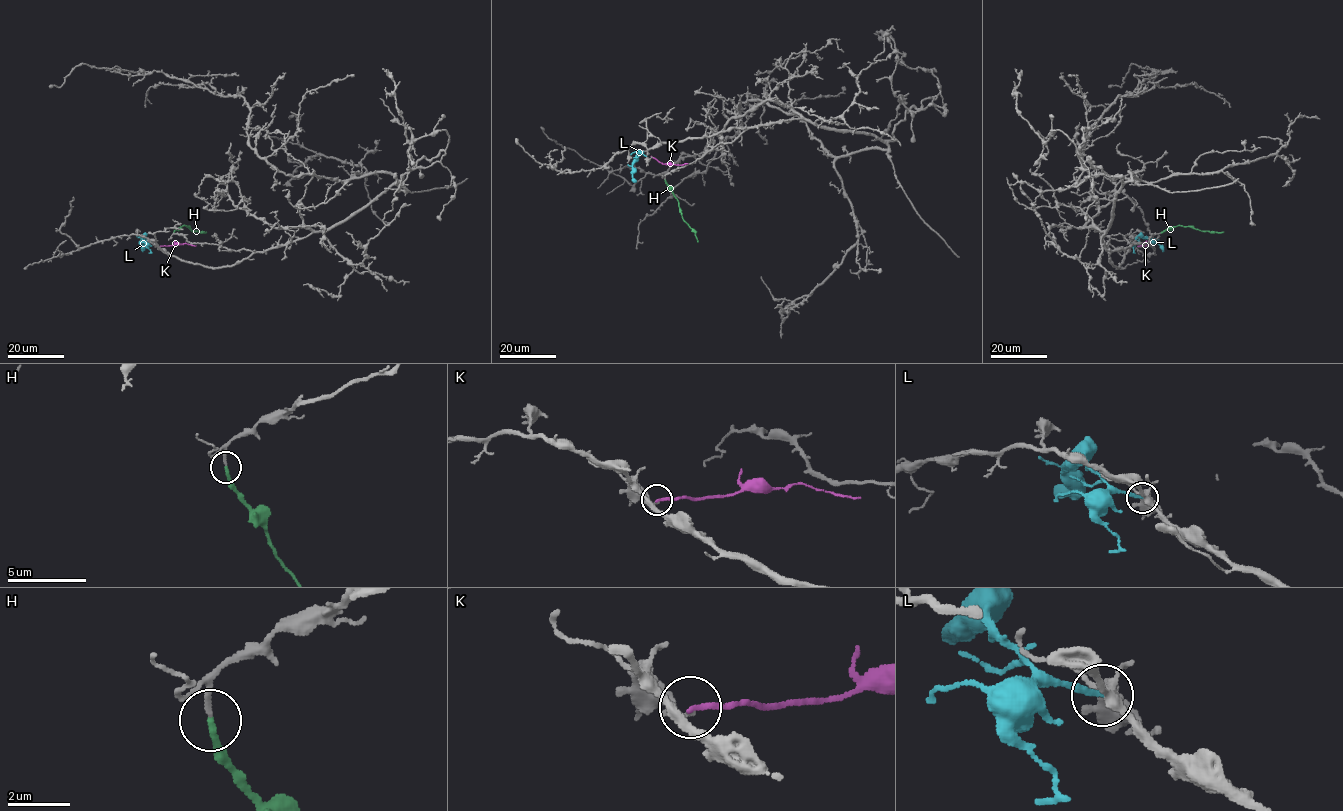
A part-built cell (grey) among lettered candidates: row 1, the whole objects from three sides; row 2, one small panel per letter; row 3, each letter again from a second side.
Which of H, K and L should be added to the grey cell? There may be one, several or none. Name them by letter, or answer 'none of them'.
H

